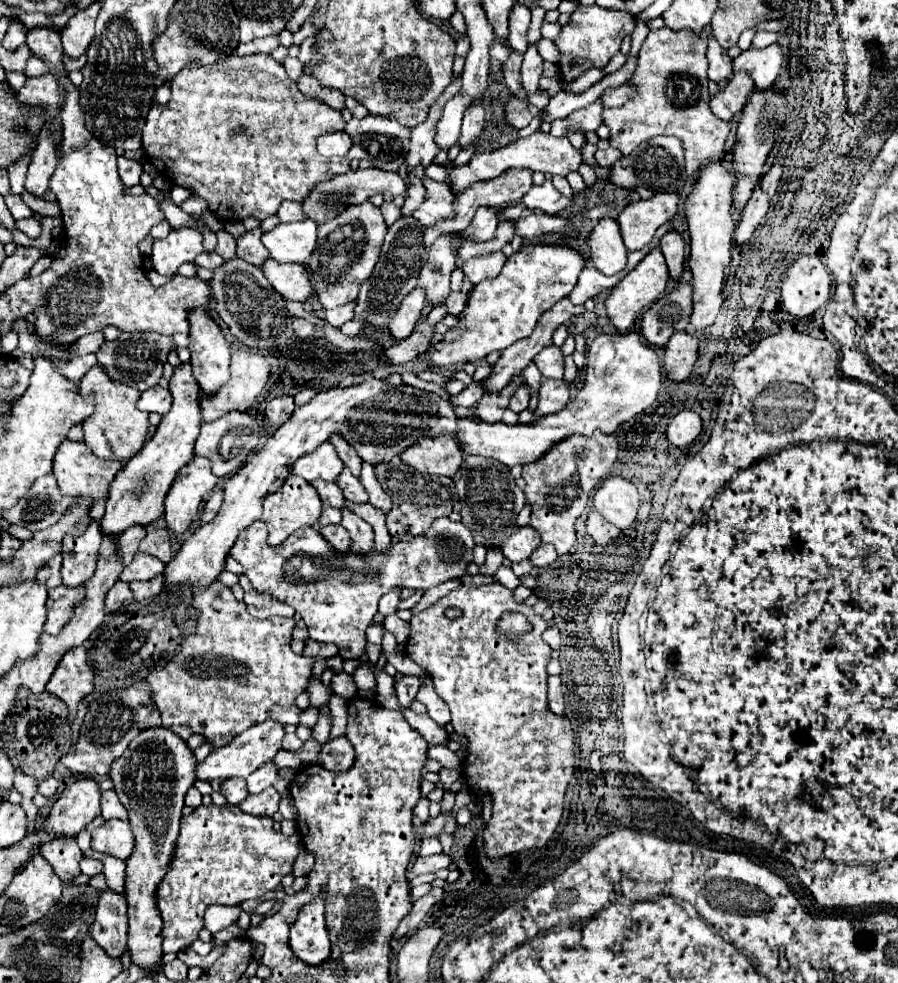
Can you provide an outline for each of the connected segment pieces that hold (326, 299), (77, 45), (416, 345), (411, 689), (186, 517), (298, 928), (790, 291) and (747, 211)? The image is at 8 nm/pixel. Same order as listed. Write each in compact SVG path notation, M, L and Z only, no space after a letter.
M371 202L349 206L337 218L319 226L317 248L313 250L313 256L307 264L313 272L311 284L315 298L323 308L339 308L357 298L359 286L371 276L375 262L379 260L385 232L387 226L383 222L383 216Z
M93 2L89 8L77 12L75 18L71 18L67 26L61 30L61 42L67 56L79 58L87 50L87 46L93 40L95 20L99 10L101 10L101 2Z
M425 322L417 324L417 328L413 330L413 334L401 342L395 342L391 348L383 350L383 356L391 362L391 364L405 364L411 362L413 358L421 356L427 348L429 348L429 340L433 336L433 328L427 326Z
M403 676L401 680L395 682L395 692L397 698L401 702L401 706L411 706L411 702L415 700L415 694L419 690L419 678L417 676Z
M193 458L179 470L169 494L165 496L165 522L167 530L183 534L199 514L203 498L215 488L217 476L205 458Z
M321 900L311 902L299 912L299 918L289 934L289 946L293 948L295 956L299 956L303 962L313 966L329 958L331 944L325 928Z
M813 254L801 256L789 268L789 276L785 276L785 280L783 280L783 306L785 306L785 310L791 312L793 316L799 316L799 318L811 316L819 310L815 306L825 304L829 298L831 298L831 276L829 276L825 264L821 262L821 258L813 256Z
M757 186L753 190L753 196L749 198L747 206L741 212L741 222L735 228L735 242L743 244L751 238L751 234L755 232L755 228L761 224L763 216L769 210L769 196L763 192L761 186Z

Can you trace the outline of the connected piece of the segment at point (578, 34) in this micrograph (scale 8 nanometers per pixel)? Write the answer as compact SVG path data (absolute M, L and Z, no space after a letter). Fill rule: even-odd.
M597 4L593 6L579 6L573 14L567 26L563 26L561 36L555 40L561 60L559 60L559 70L563 80L575 80L589 68L603 68L615 52L619 52L621 40L629 36L635 28L635 16L625 10L609 10L601 8Z

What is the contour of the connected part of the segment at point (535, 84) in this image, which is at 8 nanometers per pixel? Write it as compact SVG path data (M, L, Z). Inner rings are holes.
M537 42L529 44L525 56L523 56L523 66L521 66L521 82L525 92L535 92L539 88L539 78L543 74L543 58L537 50Z

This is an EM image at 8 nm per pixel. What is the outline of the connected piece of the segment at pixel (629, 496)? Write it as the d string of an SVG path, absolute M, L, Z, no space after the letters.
M607 478L599 490L593 494L595 510L619 530L633 524L639 508L639 494L635 484L623 478Z

